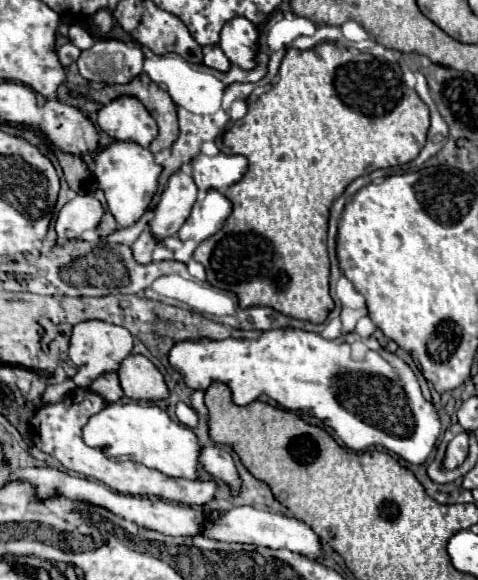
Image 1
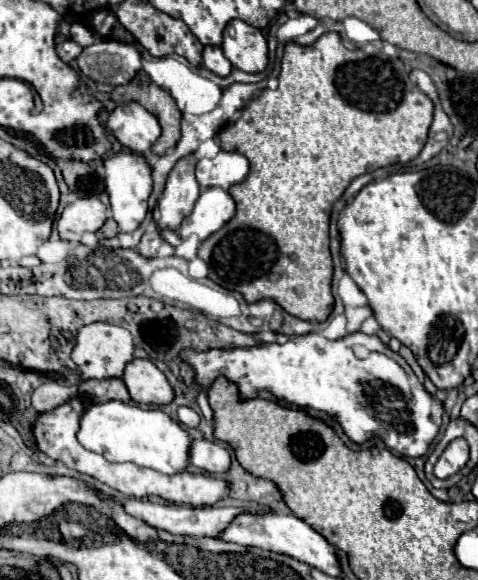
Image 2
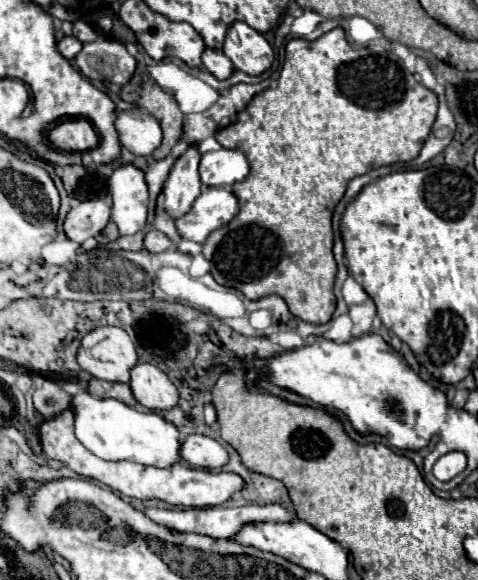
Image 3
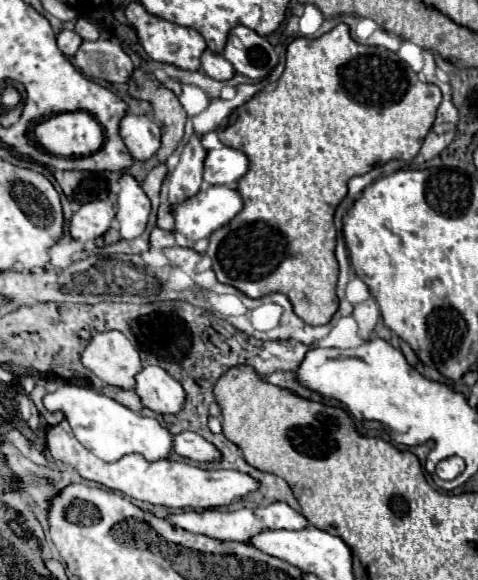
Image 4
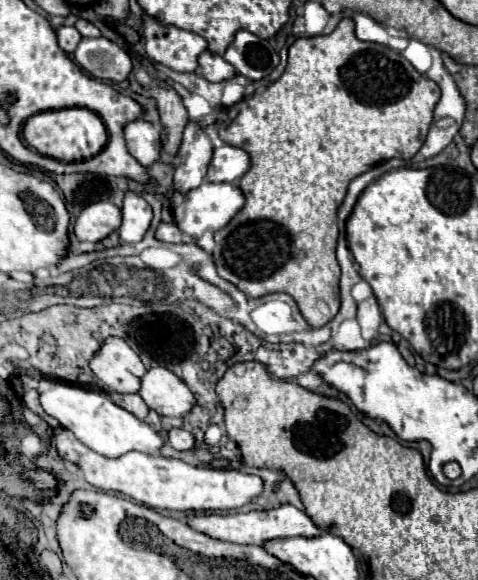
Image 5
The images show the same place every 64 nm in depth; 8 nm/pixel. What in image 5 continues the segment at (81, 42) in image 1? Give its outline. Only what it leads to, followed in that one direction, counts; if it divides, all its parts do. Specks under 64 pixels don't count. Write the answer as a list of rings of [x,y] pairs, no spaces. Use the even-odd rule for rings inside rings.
[[[82,18],[76,20],[76,30],[82,34],[82,36],[90,36],[90,38],[98,38],[100,36],[100,30],[92,24],[92,22],[86,22]]]

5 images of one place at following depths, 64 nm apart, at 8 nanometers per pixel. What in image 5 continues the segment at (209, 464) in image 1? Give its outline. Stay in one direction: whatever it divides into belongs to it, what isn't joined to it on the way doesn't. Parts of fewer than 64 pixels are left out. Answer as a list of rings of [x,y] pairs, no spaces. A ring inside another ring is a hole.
[[[170,428],[170,430],[168,430],[168,442],[170,442],[172,448],[176,448],[176,450],[190,450],[190,448],[196,444],[194,436],[192,436],[190,432],[182,430],[182,428]]]

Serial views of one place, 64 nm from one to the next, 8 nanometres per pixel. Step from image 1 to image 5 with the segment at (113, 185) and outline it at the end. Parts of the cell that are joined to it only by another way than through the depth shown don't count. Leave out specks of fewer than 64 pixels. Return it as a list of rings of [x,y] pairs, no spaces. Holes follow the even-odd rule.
[[[126,192],[124,206],[122,206],[122,226],[118,228],[120,240],[124,244],[140,242],[148,232],[150,222],[152,222],[150,204],[142,196],[134,192]]]

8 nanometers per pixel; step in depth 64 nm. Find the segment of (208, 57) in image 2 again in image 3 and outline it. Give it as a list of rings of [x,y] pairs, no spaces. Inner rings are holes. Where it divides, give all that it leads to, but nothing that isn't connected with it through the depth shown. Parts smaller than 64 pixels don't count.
[[[206,48],[204,54],[202,54],[202,64],[204,68],[218,80],[226,80],[232,76],[234,72],[234,66],[232,62],[224,56],[222,50],[212,50],[212,48]]]

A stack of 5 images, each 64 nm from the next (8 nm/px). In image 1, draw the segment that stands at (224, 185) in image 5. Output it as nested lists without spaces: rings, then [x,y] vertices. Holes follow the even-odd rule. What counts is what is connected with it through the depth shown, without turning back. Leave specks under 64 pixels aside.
[[[208,190],[202,200],[198,200],[192,208],[190,218],[178,230],[180,240],[194,238],[196,242],[206,240],[216,234],[224,220],[232,214],[232,202],[218,190]]]

